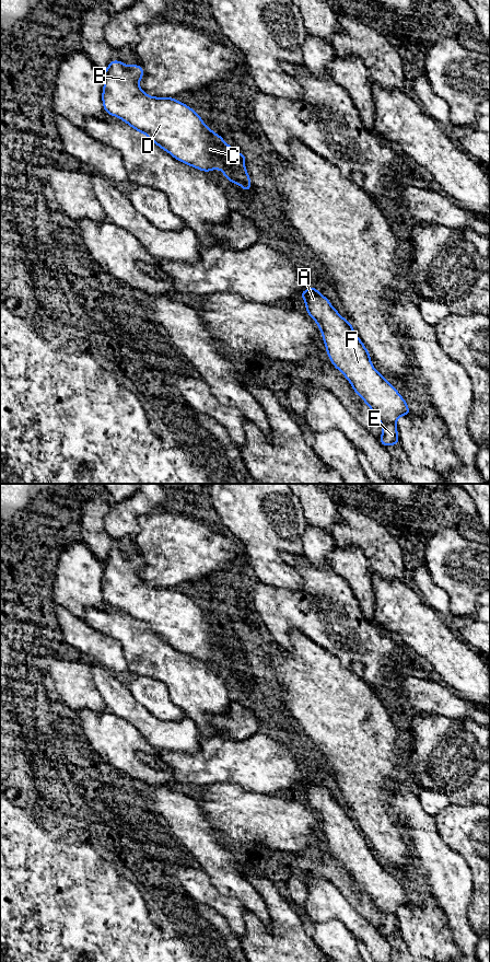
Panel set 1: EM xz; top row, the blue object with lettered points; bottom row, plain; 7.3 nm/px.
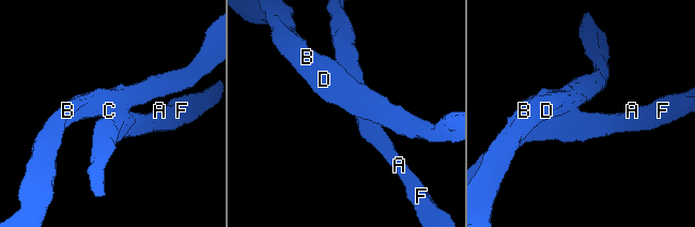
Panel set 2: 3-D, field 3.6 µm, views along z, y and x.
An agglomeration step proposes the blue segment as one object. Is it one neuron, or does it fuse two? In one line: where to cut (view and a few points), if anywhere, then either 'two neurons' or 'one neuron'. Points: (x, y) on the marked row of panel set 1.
cut in xz along (221, 138), (228, 146), (231, 160), (220, 169); two neurons

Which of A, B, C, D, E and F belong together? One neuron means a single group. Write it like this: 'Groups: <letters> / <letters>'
Groups: A E F / B C D

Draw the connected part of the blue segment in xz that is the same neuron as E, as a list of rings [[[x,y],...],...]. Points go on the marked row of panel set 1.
[[[314,286],[300,293],[306,313],[322,332],[326,352],[332,366],[351,384],[382,425],[383,447],[399,444],[397,419],[411,412],[395,386],[372,364],[371,355],[357,336],[353,326],[342,317],[330,301]]]

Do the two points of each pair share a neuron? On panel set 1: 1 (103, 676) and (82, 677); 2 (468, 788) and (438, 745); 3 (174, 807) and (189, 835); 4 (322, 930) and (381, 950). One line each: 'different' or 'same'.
1: different
2: same
3: same
4: different

